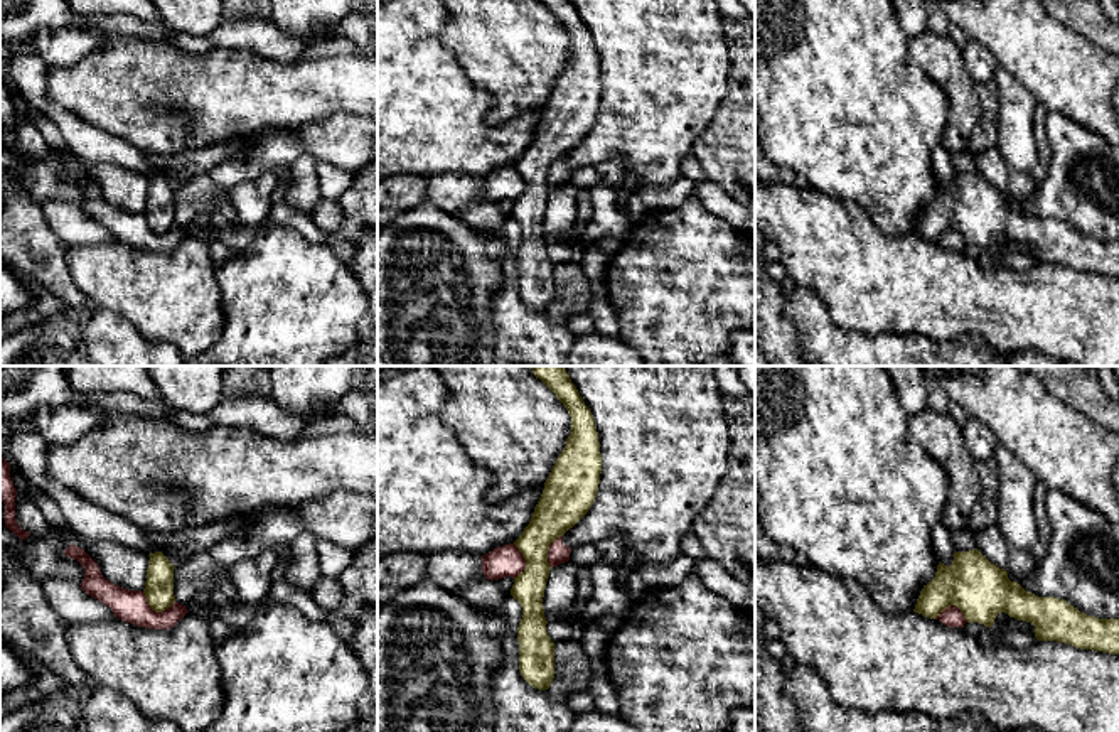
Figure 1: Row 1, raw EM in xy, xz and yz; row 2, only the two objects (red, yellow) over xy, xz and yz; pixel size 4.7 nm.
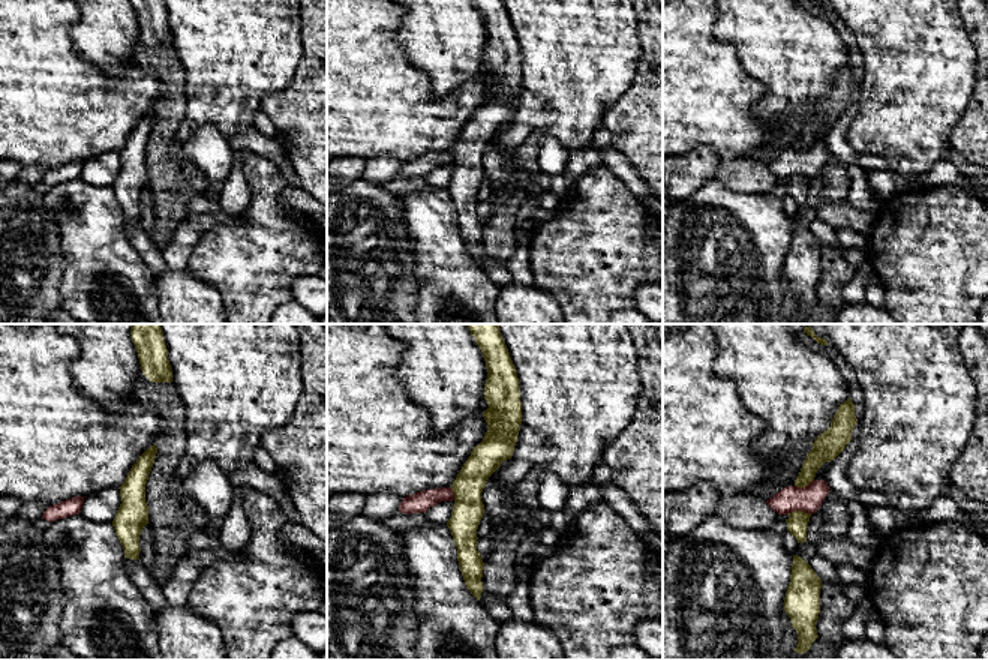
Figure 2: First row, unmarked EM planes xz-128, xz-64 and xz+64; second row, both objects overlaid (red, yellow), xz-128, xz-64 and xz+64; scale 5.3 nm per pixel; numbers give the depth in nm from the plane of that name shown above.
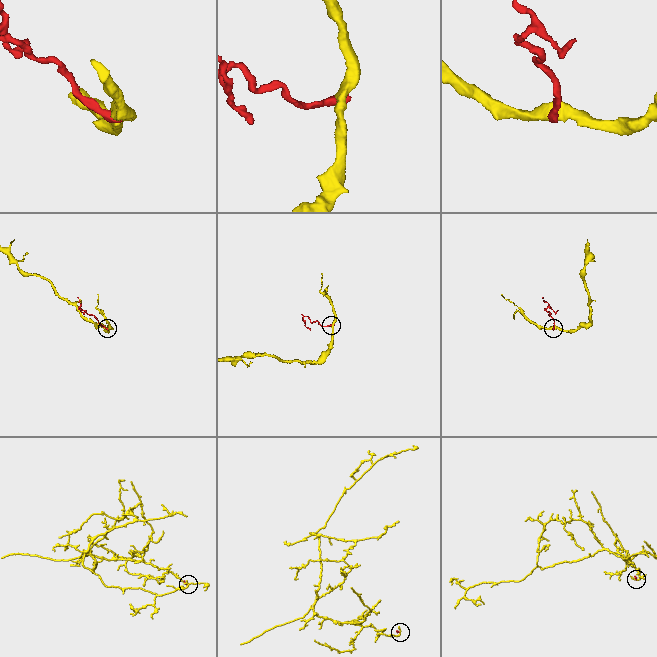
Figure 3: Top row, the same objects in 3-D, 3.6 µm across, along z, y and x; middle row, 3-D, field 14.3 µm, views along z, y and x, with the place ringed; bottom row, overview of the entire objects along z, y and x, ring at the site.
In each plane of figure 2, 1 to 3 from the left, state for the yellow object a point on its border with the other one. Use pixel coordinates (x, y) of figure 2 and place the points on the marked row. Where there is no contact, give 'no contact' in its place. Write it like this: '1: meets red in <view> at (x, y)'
1: no contact
2: meets red in xz-64 at (453, 494)
3: meets red in xz+64 at (799, 509)

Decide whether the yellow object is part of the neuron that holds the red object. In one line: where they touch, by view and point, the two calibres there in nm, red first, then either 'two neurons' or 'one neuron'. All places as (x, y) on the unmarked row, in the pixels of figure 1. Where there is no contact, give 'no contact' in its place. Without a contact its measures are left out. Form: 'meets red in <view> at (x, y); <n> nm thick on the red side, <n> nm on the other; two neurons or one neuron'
meets red in xy at (154, 233); 160 nm thick on the red side, 140 nm on the other; two neurons

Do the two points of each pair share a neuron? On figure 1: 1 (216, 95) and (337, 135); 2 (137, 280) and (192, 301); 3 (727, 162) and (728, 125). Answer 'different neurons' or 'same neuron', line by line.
1: different neurons
2: same neuron
3: same neuron

